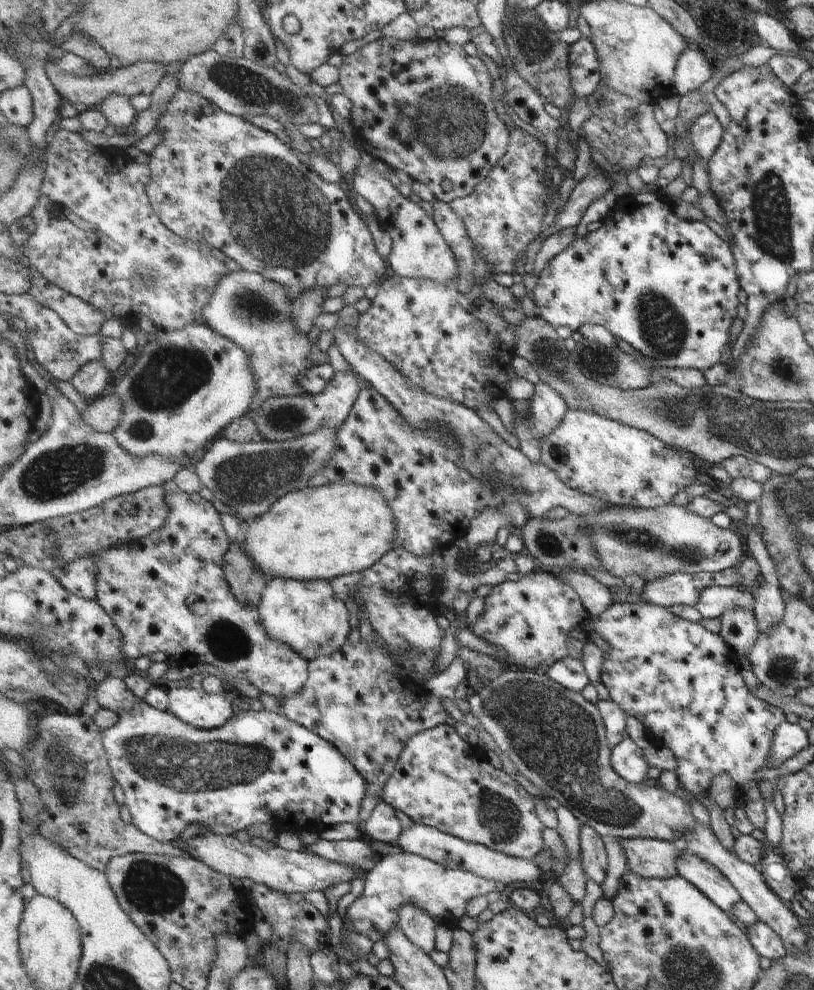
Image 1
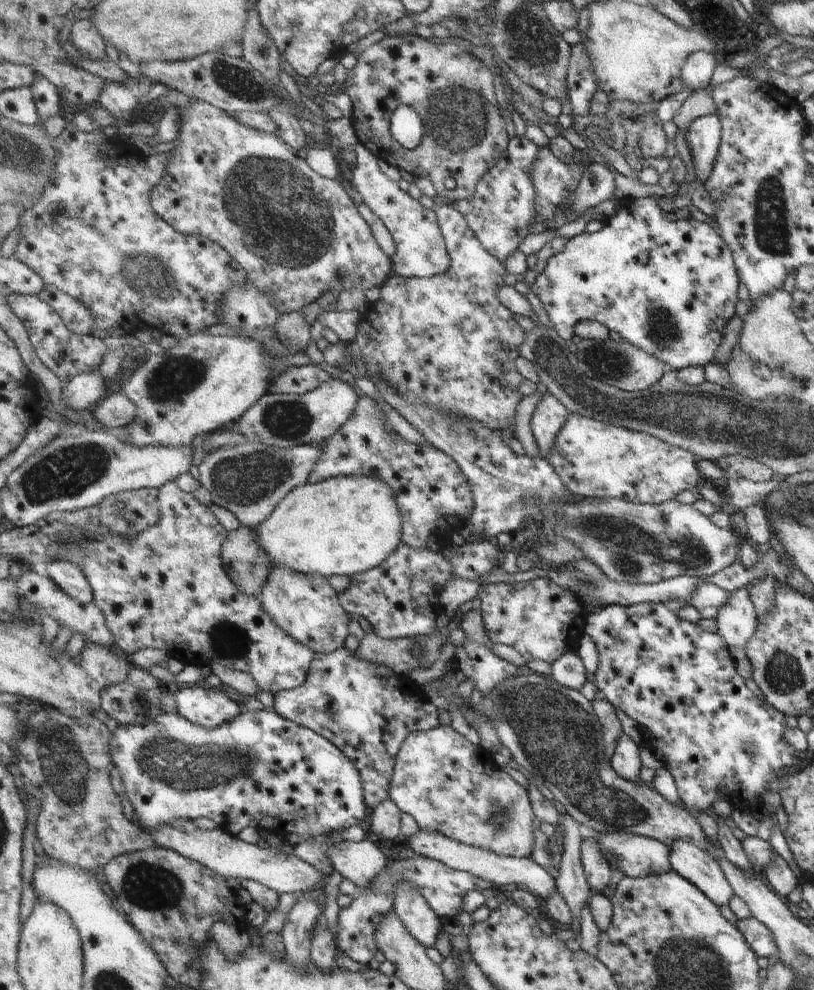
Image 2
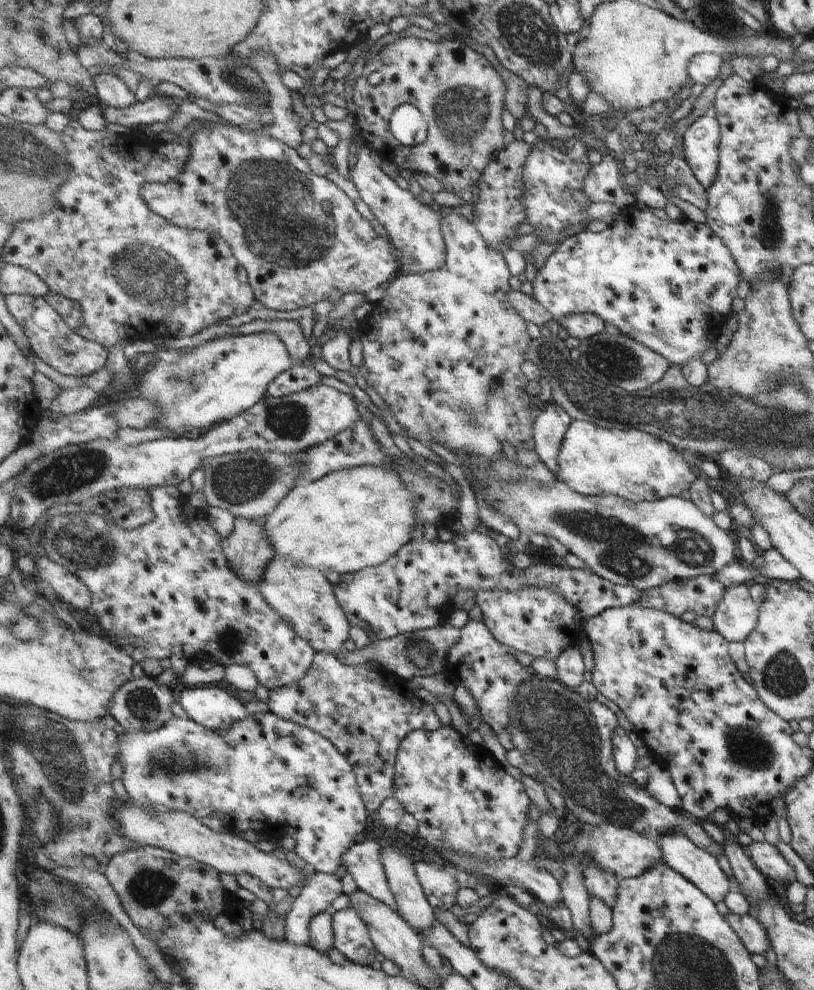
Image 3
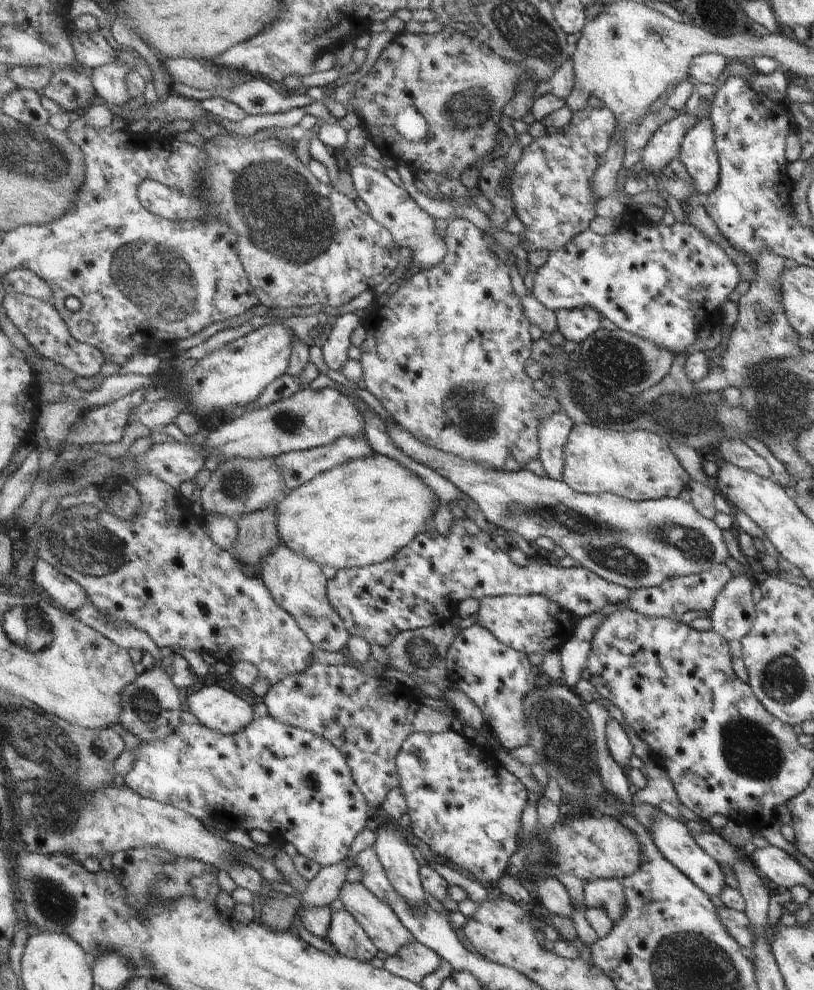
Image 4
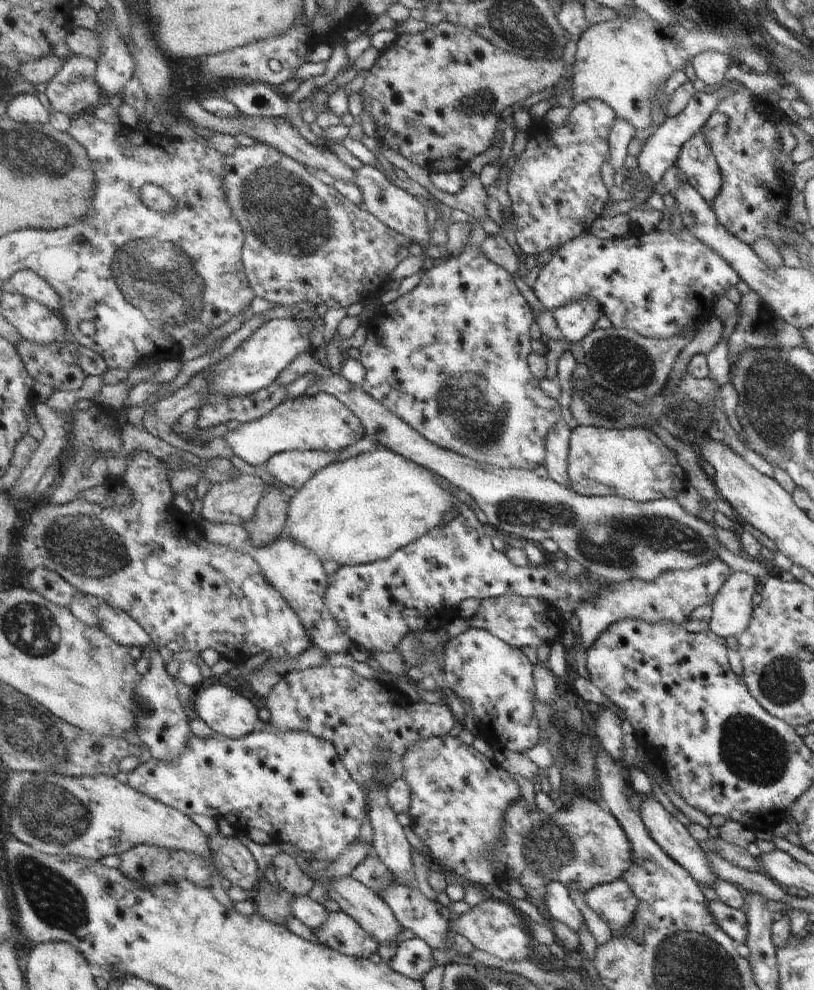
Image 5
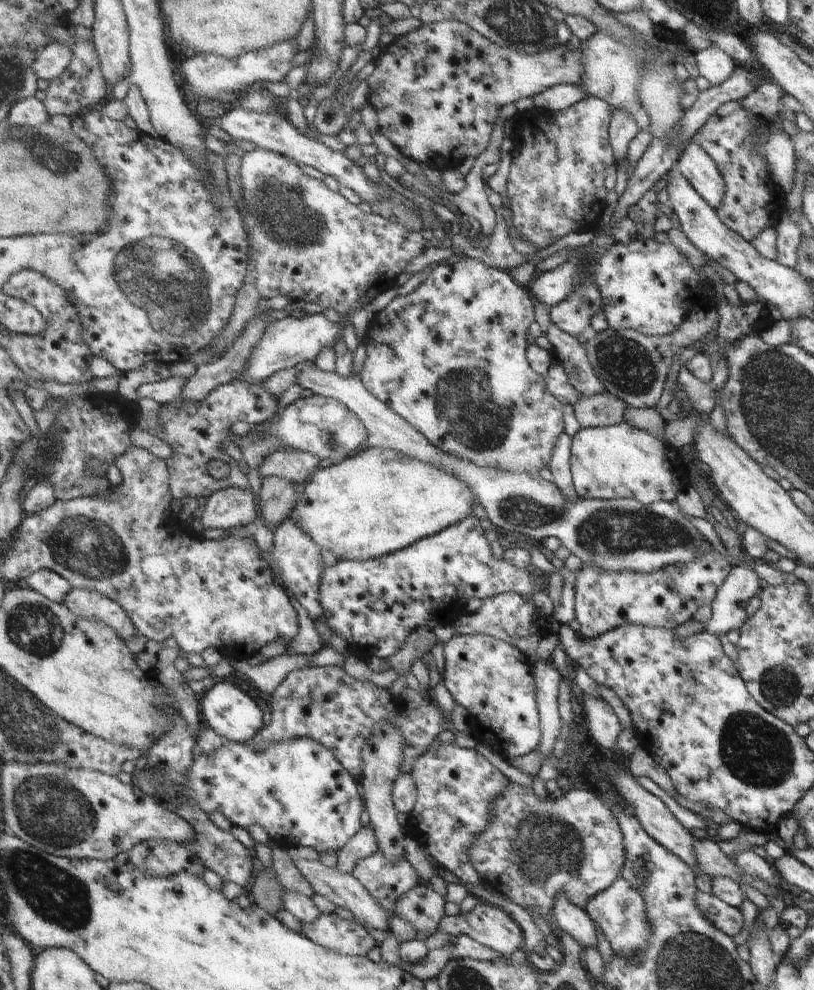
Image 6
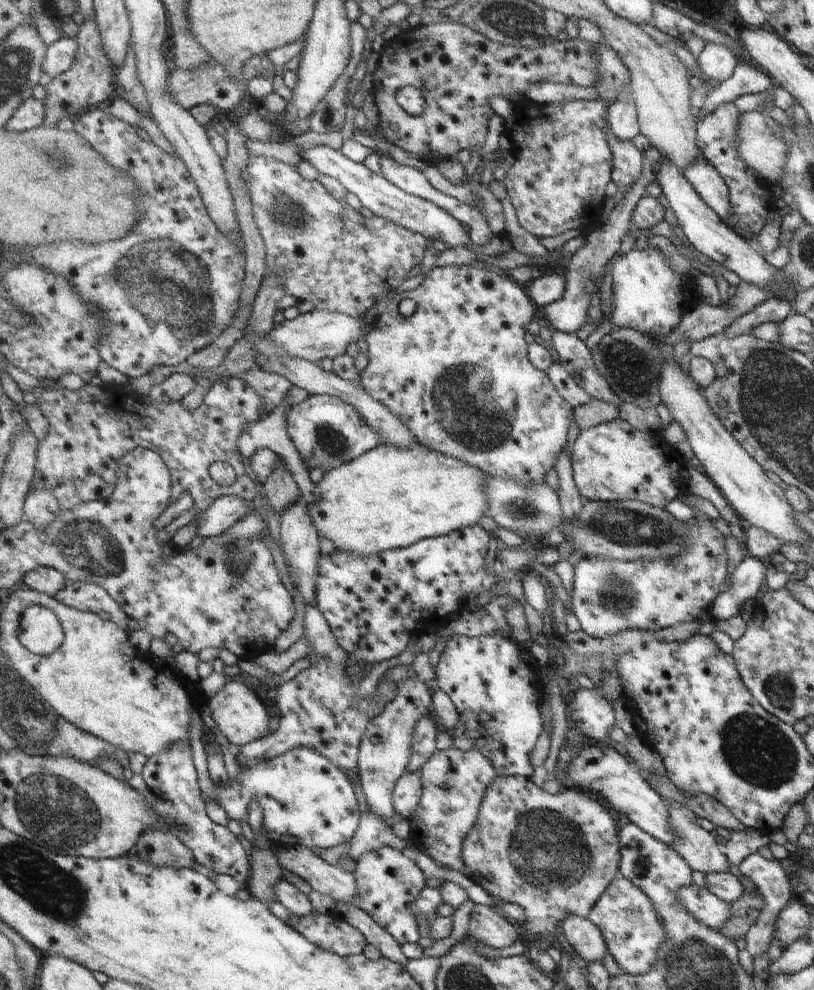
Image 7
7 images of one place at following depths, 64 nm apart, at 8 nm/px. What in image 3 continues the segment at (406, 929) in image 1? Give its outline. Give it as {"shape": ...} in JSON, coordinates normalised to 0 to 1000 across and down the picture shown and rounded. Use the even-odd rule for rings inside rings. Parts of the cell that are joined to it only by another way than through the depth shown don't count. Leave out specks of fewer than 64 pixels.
{"shape":[[[484,854],[468,856],[468,865],[478,895],[488,907],[489,922],[510,941],[529,939],[537,925],[515,891],[510,872]]]}

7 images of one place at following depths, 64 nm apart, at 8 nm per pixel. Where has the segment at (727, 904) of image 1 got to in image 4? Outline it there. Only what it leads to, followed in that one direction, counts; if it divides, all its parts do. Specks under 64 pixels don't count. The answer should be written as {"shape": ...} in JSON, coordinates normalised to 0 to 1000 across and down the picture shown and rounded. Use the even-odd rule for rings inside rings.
{"shape":[[[812,820],[807,824],[807,828],[802,830],[802,844],[805,845],[803,851],[807,853],[807,857],[817,863],[817,867],[829,873],[837,881],[844,883],[867,904],[871,904],[871,907],[878,907],[883,903],[883,899],[888,897],[889,893],[883,873],[855,854],[842,831],[834,830]]]}

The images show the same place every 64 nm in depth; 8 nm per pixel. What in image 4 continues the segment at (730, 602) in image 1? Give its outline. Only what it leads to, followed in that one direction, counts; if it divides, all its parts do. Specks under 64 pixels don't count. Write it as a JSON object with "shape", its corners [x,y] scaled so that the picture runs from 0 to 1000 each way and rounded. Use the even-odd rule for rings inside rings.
{"shape":[[[888,568],[873,572],[871,576],[866,578],[859,578],[859,580],[849,580],[849,582],[827,582],[827,584],[819,584],[814,586],[810,592],[775,595],[775,602],[770,608],[763,608],[763,610],[753,610],[743,616],[736,616],[731,620],[724,620],[724,622],[716,622],[706,631],[705,642],[697,647],[688,656],[689,669],[692,671],[692,685],[694,689],[701,695],[711,691],[711,687],[716,685],[716,677],[721,675],[721,665],[727,656],[727,648],[733,638],[733,634],[743,628],[746,622],[756,620],[756,618],[763,618],[763,616],[780,616],[785,620],[792,622],[800,622],[800,624],[822,624],[822,626],[829,626],[829,628],[838,628],[839,620],[844,620],[846,617],[864,618],[870,622],[872,616],[878,608],[878,604],[883,602],[889,591],[898,585],[899,579],[897,575]]]}

